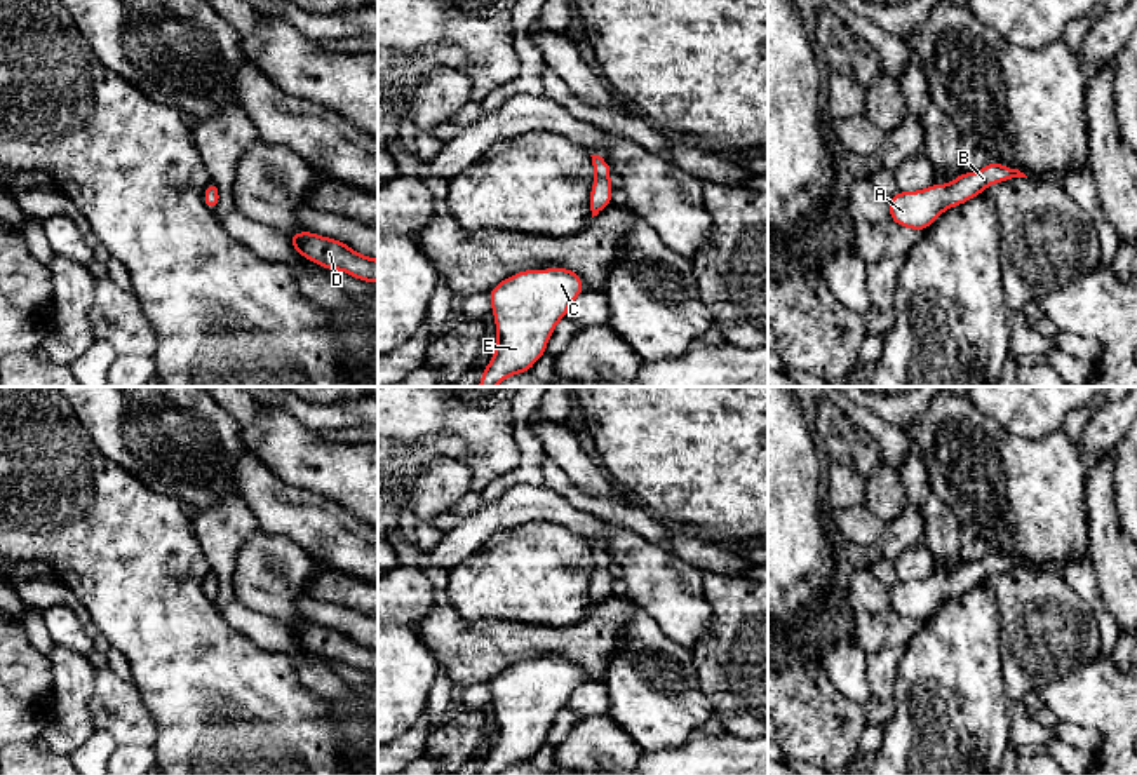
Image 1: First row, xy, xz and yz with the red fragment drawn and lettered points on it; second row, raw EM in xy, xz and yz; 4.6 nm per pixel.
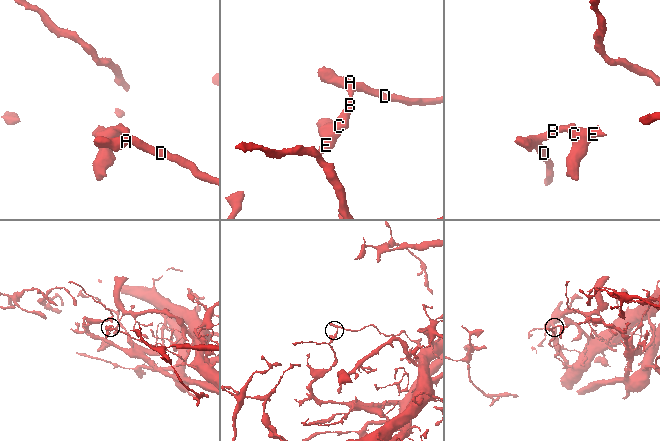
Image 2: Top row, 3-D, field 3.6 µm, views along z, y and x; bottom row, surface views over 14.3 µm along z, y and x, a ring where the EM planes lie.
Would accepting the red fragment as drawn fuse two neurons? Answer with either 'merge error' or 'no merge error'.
no merge error

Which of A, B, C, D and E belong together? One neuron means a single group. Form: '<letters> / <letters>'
A B C D E

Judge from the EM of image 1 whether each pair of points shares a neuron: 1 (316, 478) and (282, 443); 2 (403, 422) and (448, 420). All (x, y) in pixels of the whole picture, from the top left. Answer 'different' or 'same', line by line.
1: same
2: same

